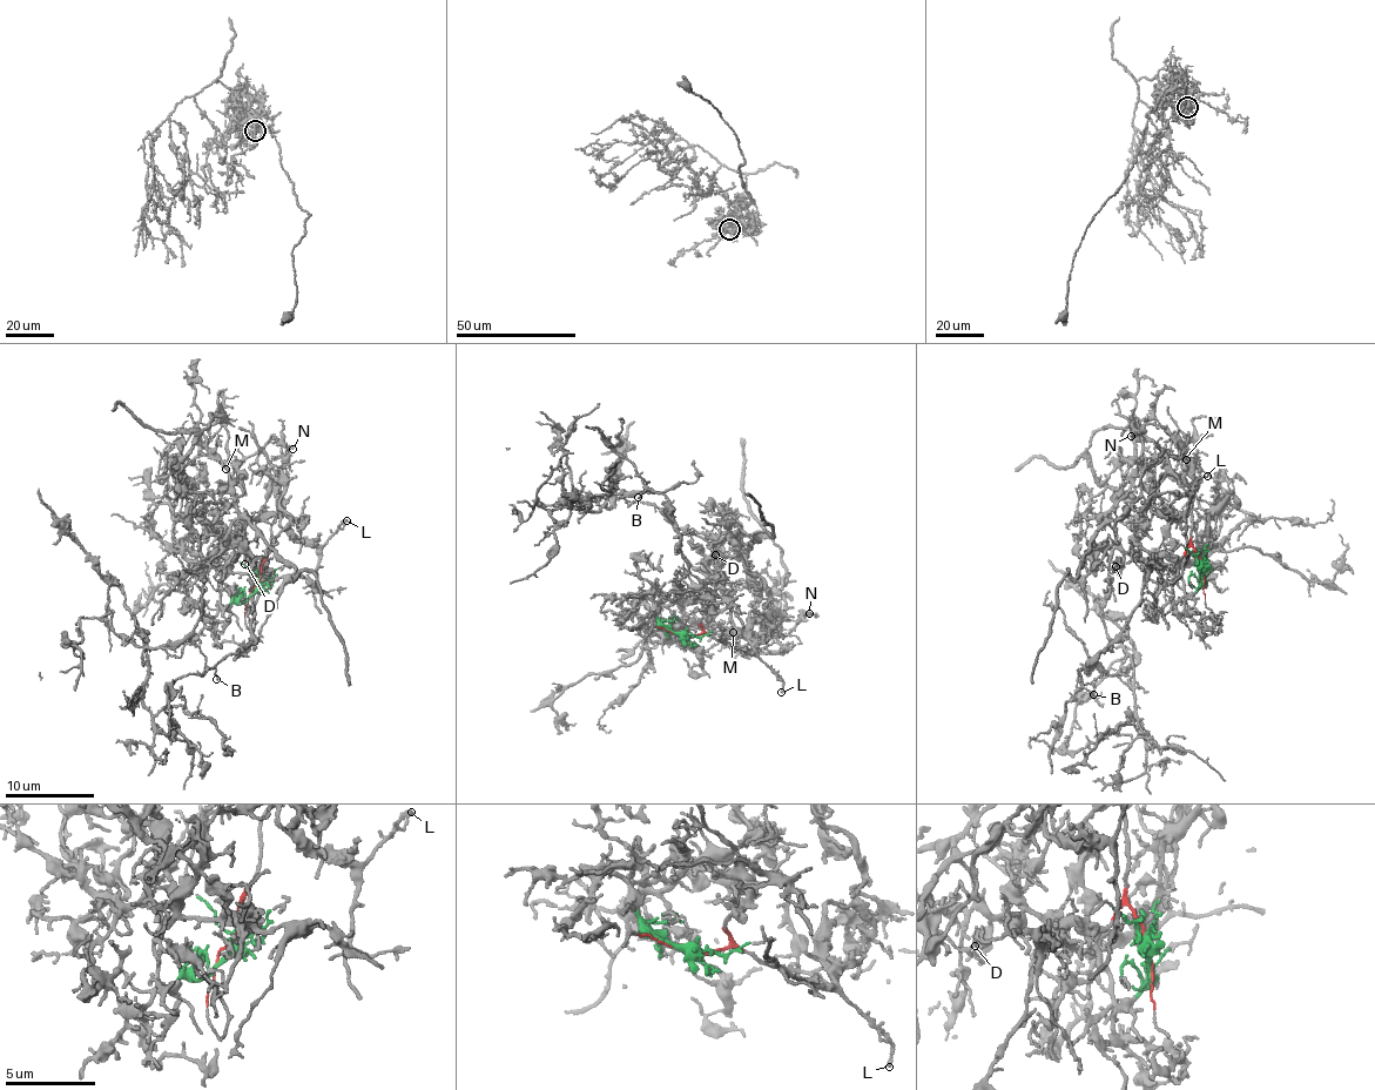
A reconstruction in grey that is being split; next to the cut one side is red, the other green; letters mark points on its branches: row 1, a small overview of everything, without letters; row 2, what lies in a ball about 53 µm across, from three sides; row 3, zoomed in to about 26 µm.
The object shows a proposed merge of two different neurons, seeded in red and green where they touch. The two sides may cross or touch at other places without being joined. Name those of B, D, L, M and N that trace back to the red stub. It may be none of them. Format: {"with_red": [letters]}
{"with_red": ["B", "L"]}

